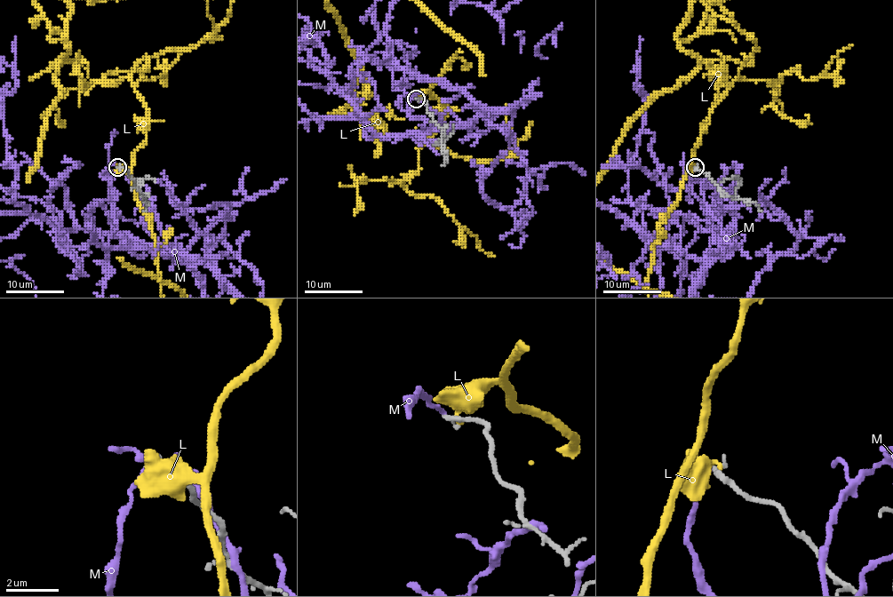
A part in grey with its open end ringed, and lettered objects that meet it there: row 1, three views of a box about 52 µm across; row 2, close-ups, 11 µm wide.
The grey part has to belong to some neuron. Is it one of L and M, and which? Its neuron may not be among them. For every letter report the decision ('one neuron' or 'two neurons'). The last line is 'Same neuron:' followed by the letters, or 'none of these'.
L: two neurons
M: two neurons
Same neuron: none of these

